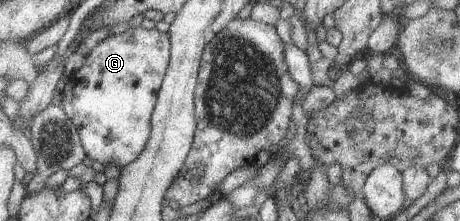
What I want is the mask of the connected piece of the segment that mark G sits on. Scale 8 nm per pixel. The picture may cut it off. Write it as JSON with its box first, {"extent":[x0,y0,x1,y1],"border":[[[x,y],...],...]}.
{"extent":[61,27,170,168],"border":[[[141,27],[132,28],[123,32],[122,34],[107,36],[102,42],[99,42],[91,53],[86,57],[85,64],[79,68],[76,72],[70,74],[68,82],[64,85],[62,89],[63,101],[61,104],[62,110],[71,120],[71,123],[75,126],[78,131],[85,155],[92,159],[93,161],[98,161],[103,165],[114,165],[118,168],[125,167],[127,164],[133,163],[146,149],[146,145],[150,141],[151,130],[153,126],[150,124],[150,120],[153,118],[154,109],[157,107],[158,103],[158,93],[162,89],[163,80],[166,77],[166,73],[169,71],[170,67],[170,38],[167,33],[159,32],[157,29],[147,30]]]}

